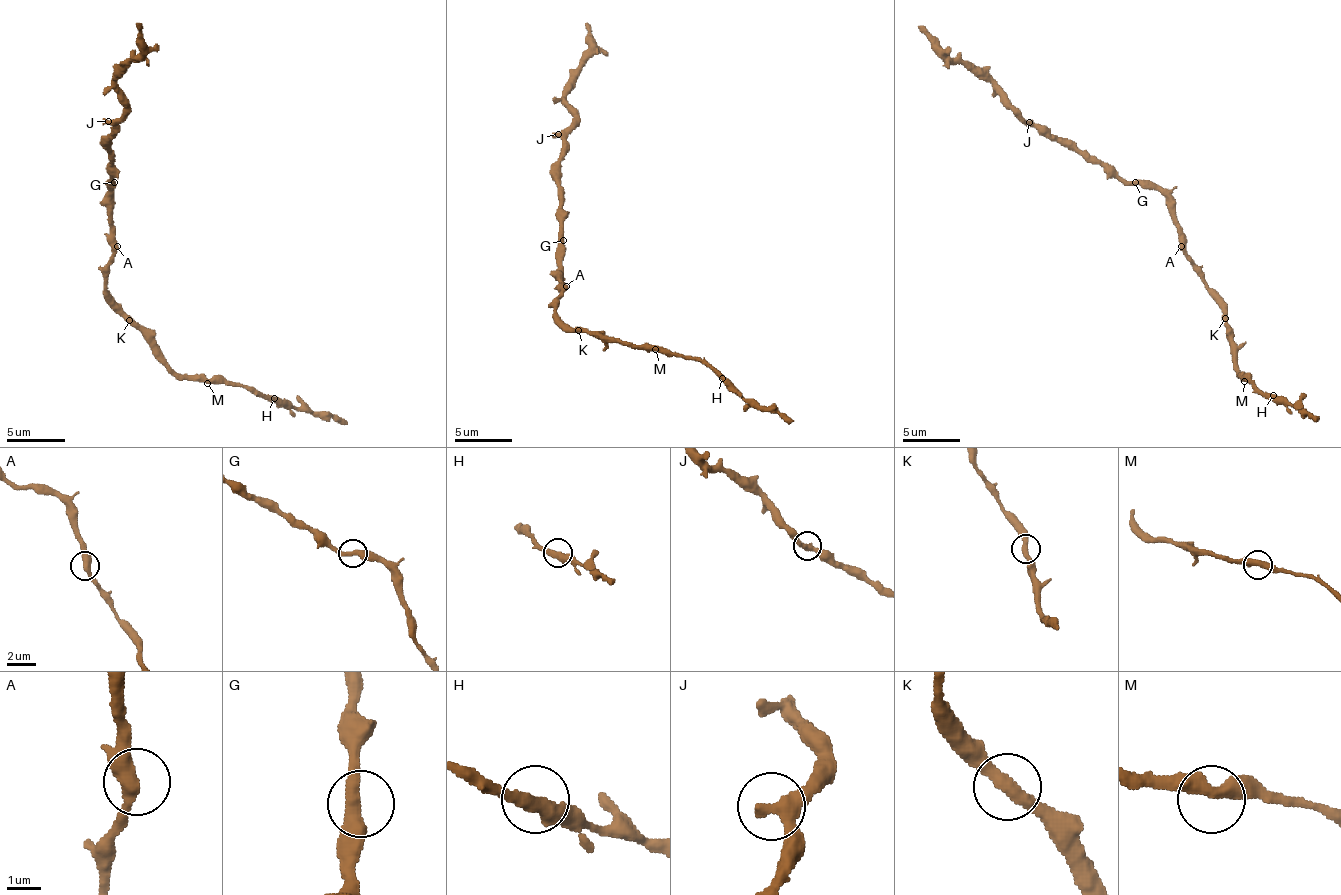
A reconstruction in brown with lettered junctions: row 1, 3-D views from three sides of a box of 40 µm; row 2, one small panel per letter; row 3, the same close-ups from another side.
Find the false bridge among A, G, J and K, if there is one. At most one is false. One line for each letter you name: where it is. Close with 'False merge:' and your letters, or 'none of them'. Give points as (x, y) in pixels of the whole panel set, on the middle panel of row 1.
False merge: none of them

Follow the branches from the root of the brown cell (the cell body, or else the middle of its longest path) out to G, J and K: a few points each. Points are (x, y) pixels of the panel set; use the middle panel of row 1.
G: (560, 289), (560, 246), (563, 240)
J: (560, 289), (560, 154), (563, 139), (558, 134)
K: (560, 289), (558, 315), (569, 326), (578, 329)

